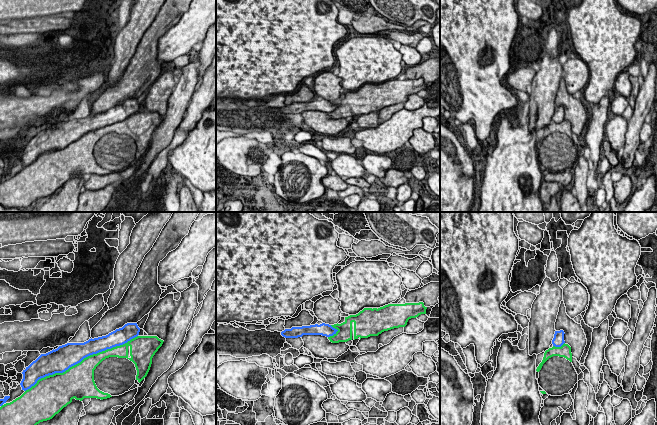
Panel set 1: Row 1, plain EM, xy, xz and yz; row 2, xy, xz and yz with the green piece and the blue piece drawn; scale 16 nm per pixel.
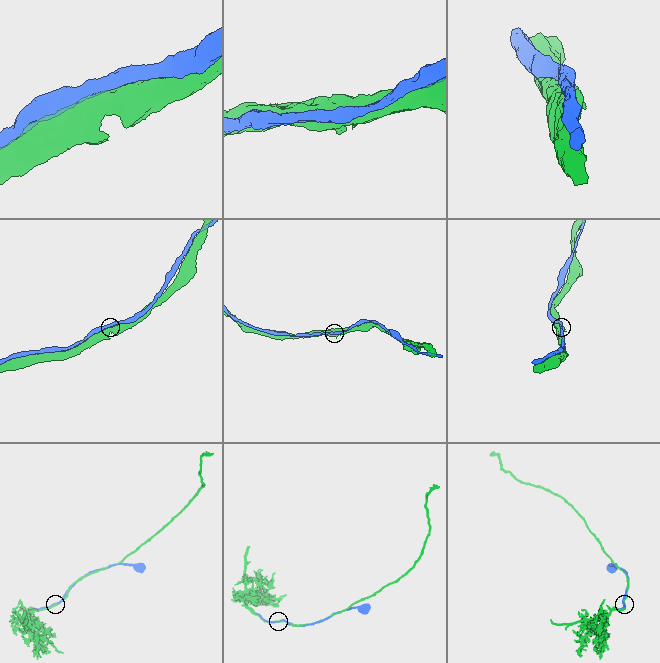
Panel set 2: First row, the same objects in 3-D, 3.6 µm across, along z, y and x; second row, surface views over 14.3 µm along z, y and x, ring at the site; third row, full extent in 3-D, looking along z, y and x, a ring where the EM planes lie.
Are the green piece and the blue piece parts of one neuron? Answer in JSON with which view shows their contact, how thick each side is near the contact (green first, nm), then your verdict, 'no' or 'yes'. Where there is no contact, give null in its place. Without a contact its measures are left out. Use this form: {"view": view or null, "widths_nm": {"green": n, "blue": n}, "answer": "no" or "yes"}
{"view": "xy", "widths_nm": {"green": 400, "blue": 380}, "answer": "yes"}

